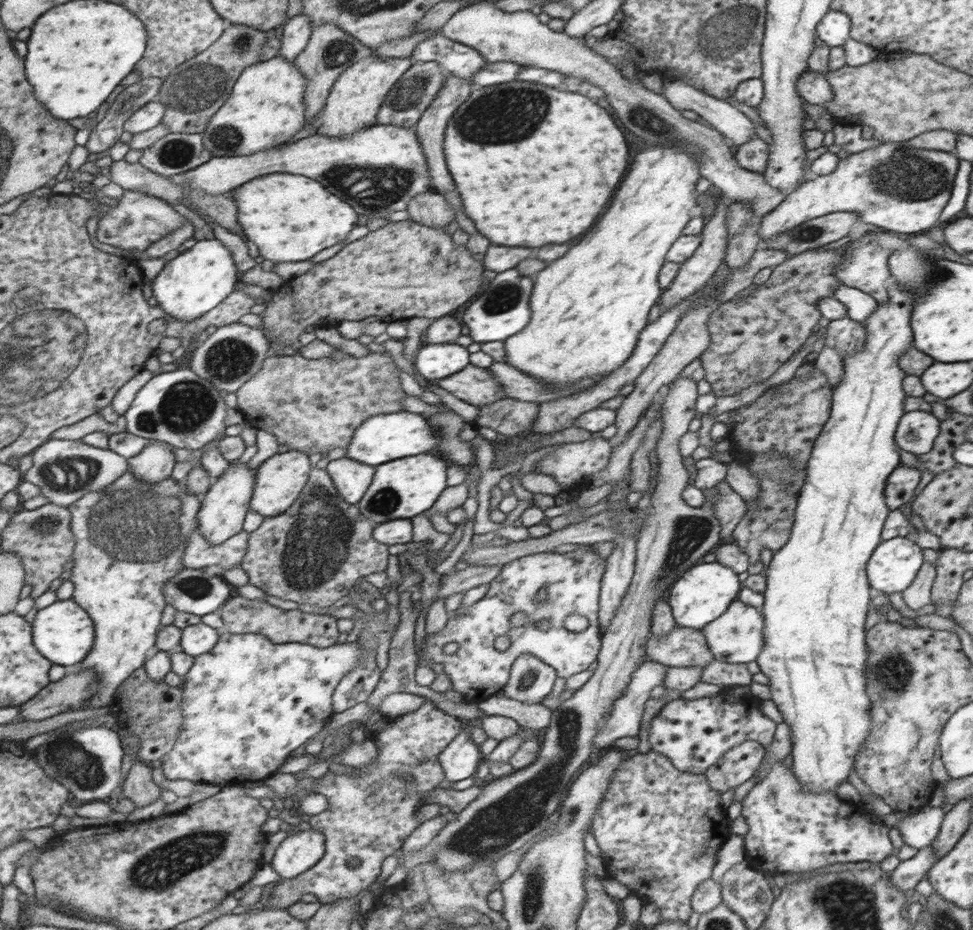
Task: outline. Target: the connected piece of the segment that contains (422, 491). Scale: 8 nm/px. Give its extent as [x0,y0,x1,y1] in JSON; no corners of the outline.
[356,454,447,525]

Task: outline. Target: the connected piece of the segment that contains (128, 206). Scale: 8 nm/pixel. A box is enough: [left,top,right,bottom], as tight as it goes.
[97,190,183,252]

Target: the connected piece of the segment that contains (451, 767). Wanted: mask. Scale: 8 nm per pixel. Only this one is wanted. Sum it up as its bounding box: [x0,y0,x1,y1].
[439,725,479,782]

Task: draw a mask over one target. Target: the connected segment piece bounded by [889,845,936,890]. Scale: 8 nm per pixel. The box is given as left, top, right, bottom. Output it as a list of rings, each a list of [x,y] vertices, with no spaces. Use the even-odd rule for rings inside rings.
[[[924,846],[911,858],[898,862],[898,865],[889,873],[891,881],[899,889],[911,890],[919,880],[925,878],[927,871],[935,862],[933,847]]]

